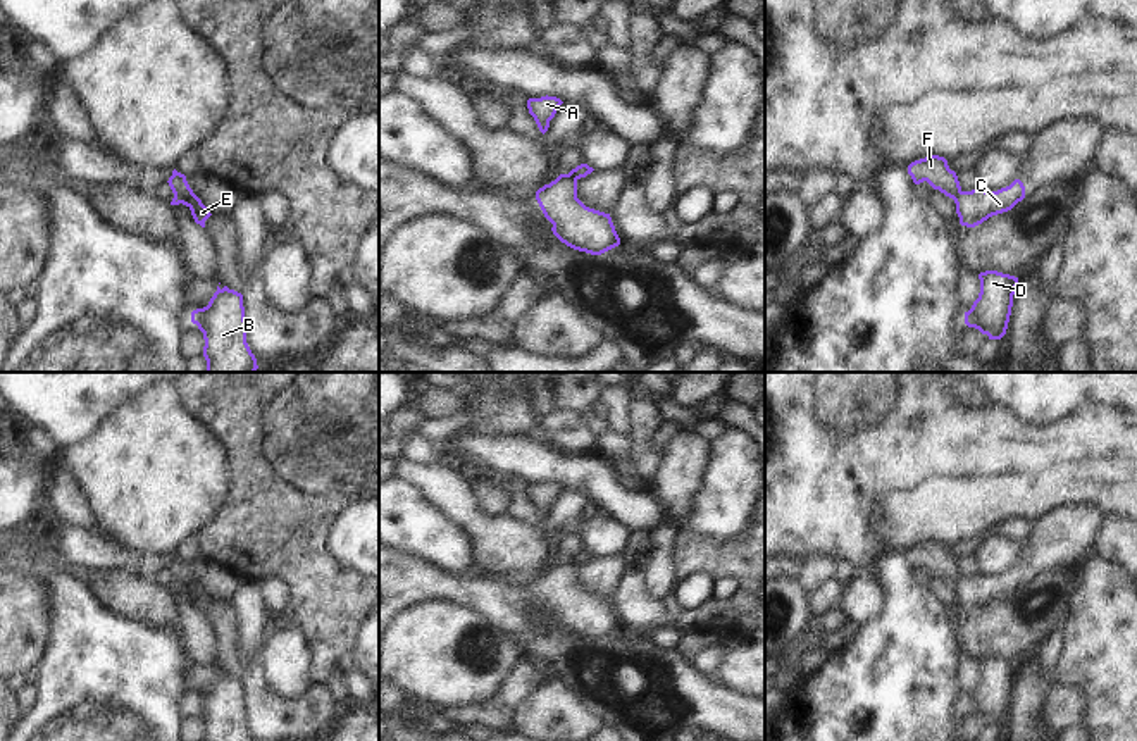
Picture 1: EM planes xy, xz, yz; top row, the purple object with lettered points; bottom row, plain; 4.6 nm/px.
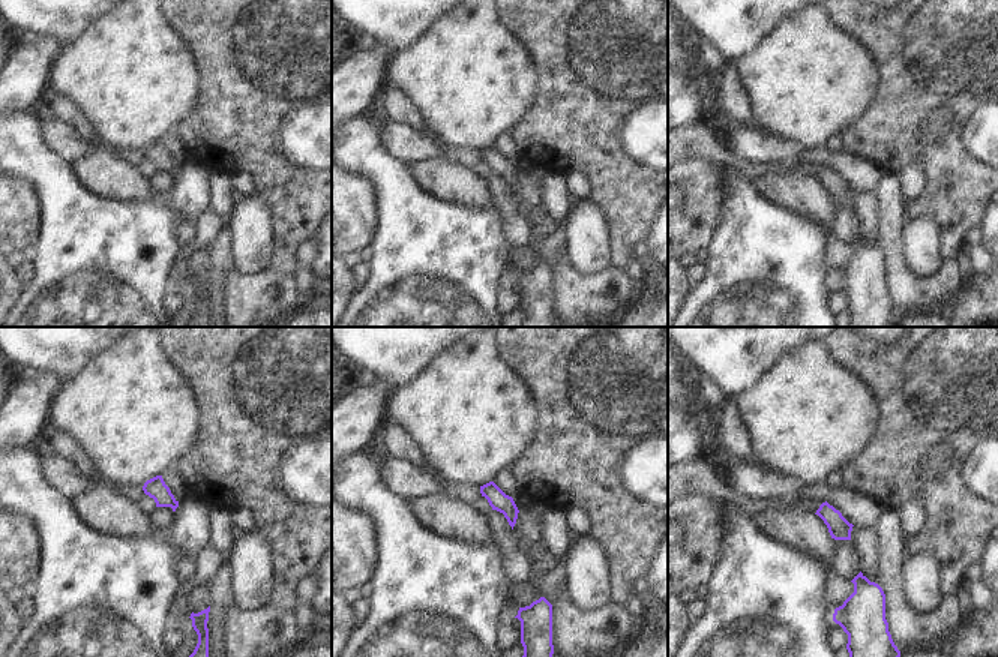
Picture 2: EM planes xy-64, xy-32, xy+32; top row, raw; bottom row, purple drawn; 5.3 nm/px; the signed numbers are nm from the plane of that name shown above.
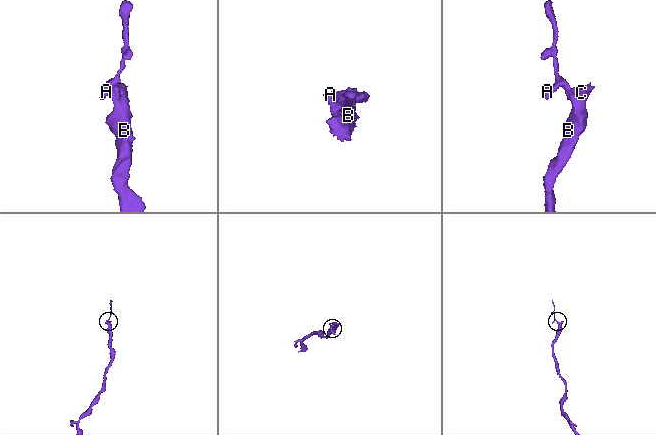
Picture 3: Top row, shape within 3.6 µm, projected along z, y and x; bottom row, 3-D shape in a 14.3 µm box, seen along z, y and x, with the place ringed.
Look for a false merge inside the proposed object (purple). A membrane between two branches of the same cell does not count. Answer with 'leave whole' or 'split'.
split

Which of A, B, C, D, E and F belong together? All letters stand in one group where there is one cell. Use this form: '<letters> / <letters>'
A E F / B C D

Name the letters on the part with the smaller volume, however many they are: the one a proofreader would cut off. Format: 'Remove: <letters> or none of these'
Remove: A, E, F

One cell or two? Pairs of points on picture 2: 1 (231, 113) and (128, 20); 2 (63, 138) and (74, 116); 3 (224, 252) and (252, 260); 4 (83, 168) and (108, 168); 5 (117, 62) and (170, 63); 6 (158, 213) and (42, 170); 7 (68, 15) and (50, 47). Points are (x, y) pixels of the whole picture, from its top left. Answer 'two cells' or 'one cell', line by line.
1: two cells
2: two cells
3: two cells
4: one cell
5: one cell
6: one cell
7: two cells

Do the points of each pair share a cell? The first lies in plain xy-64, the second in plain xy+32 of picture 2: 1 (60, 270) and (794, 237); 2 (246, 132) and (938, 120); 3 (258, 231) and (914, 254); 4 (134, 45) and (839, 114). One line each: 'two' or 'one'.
1: one
2: two
3: one
4: one

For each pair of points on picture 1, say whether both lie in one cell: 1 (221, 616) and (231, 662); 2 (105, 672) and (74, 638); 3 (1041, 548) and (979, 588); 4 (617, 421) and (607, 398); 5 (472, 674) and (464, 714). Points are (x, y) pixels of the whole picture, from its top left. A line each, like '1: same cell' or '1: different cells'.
1: same cell
2: same cell
3: same cell
4: same cell
5: different cells

